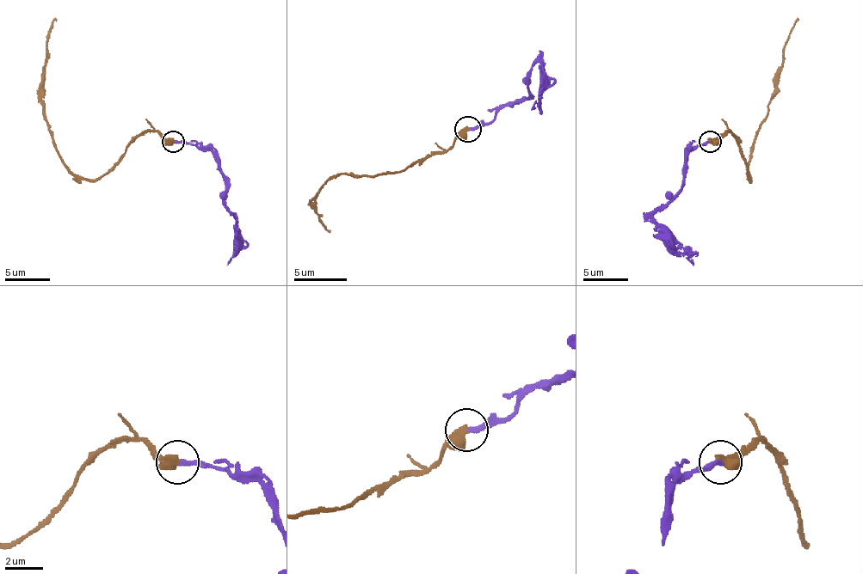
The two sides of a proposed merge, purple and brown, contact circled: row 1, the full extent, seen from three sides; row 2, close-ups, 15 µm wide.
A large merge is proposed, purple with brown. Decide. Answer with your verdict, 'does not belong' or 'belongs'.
belongs

